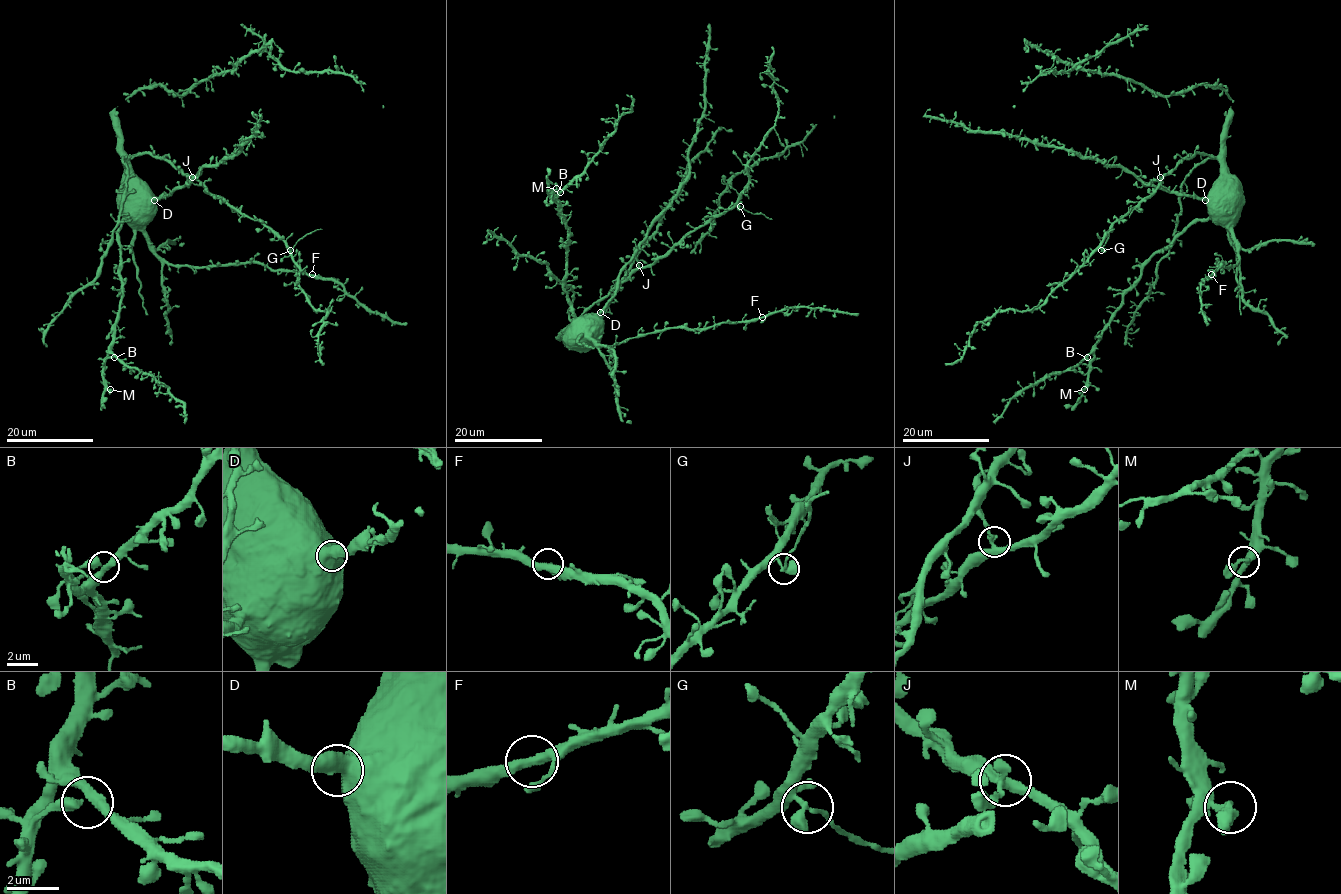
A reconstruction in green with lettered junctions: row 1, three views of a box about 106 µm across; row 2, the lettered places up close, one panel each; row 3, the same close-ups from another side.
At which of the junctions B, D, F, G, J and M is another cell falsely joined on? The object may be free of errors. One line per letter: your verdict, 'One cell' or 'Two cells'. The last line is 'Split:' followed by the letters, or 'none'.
B: One cell
D: One cell
F: One cell
G: Two cells
J: One cell
M: One cell
Split: G

